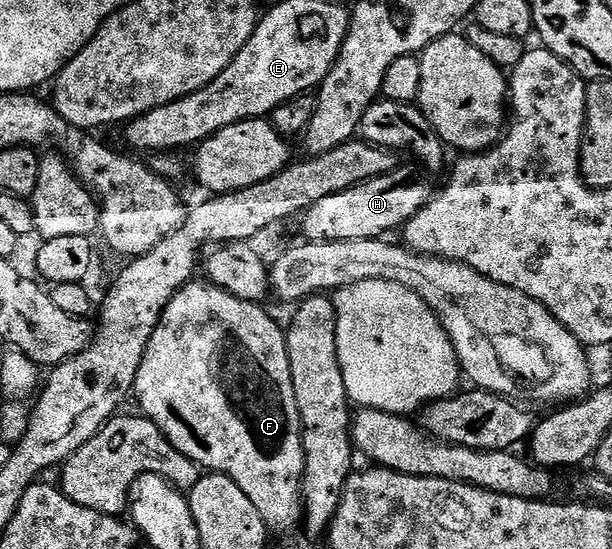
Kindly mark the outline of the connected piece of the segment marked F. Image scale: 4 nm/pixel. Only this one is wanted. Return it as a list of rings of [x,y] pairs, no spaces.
[[[189,282],[174,294],[174,298],[166,306],[160,316],[158,326],[146,346],[146,354],[142,358],[142,366],[136,375],[134,400],[140,403],[139,411],[147,419],[152,420],[162,430],[162,434],[186,458],[190,458],[201,469],[212,474],[228,476],[254,502],[254,510],[262,514],[262,522],[269,533],[288,532],[302,520],[302,481],[304,478],[304,434],[300,430],[300,415],[294,402],[294,382],[290,374],[290,358],[288,357],[288,341],[283,327],[280,328],[260,309],[259,303],[243,300],[211,282],[196,284]]]

